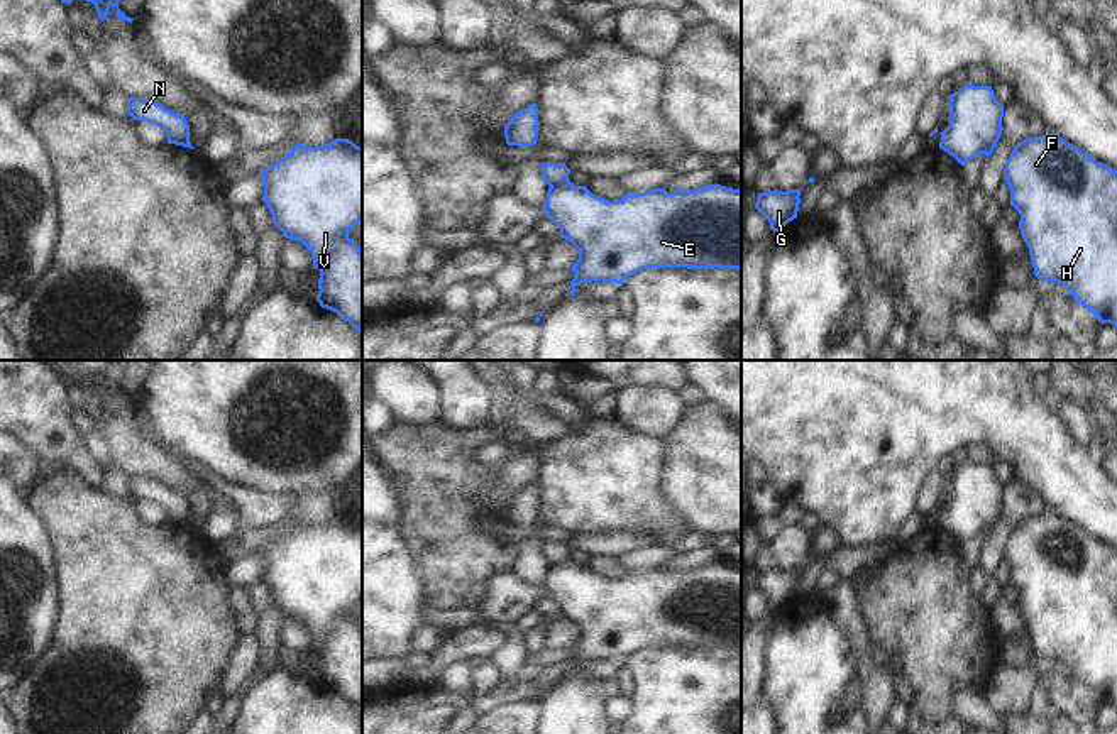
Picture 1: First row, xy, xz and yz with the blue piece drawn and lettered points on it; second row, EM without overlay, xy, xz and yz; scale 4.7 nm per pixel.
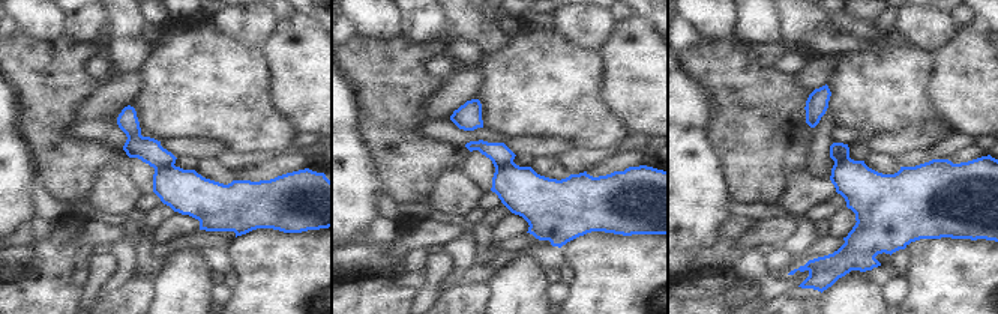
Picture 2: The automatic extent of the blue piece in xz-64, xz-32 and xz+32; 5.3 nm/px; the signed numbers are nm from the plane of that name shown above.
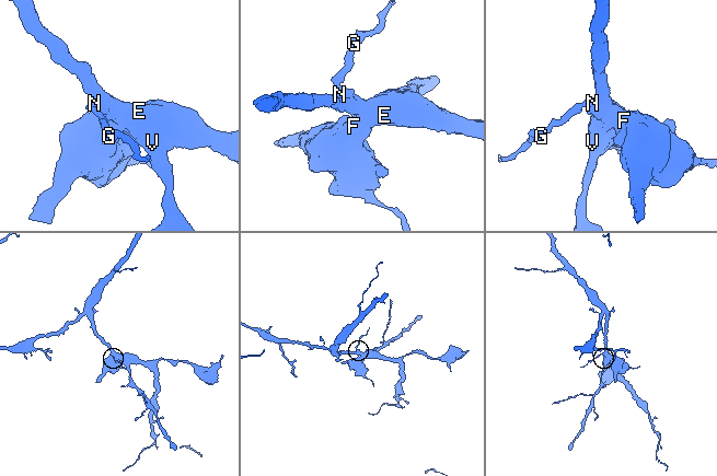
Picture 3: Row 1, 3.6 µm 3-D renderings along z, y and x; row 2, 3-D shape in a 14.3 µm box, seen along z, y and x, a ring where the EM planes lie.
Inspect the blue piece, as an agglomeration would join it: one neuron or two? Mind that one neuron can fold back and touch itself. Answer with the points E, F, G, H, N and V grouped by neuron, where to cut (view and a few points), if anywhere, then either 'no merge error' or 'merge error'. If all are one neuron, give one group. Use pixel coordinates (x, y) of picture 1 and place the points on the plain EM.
E F H V / G N | xz (567, 558), (550, 565) | merge error

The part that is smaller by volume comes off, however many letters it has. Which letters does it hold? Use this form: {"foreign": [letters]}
{"foreign": ["G", "N"]}

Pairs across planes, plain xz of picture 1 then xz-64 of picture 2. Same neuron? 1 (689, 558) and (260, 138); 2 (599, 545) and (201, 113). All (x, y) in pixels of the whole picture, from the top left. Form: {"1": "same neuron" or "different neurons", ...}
{"1": "different neurons", "2": "different neurons"}

